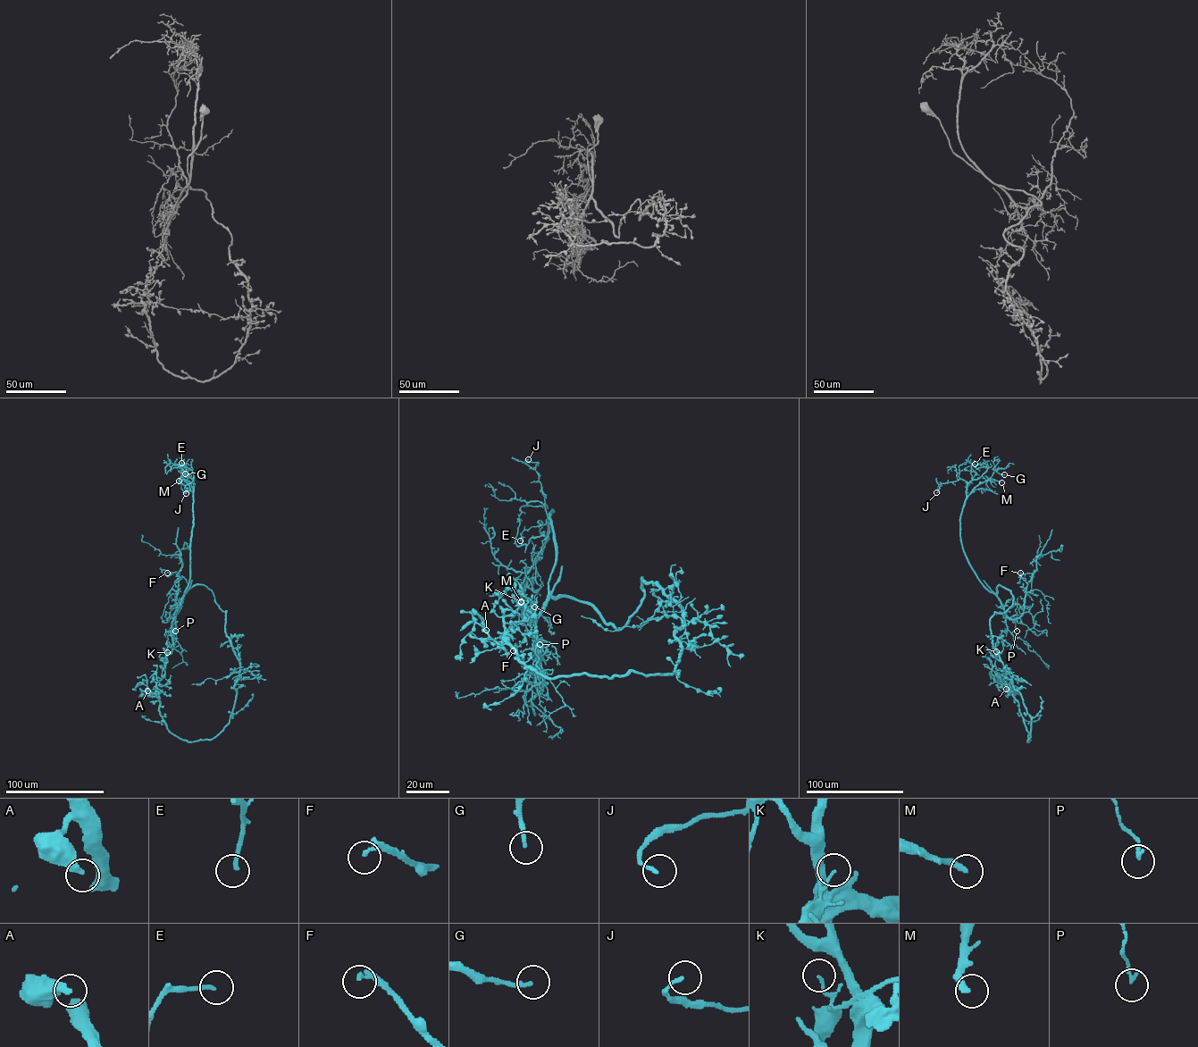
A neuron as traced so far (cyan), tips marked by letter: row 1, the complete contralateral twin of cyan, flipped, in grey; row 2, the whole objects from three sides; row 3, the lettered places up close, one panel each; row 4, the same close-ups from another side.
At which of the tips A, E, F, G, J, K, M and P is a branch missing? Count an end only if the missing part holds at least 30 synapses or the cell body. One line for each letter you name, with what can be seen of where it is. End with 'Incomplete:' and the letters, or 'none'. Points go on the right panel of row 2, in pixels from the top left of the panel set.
F: (1020, 573)
M: (1001, 482)
Incomplete: F, M

